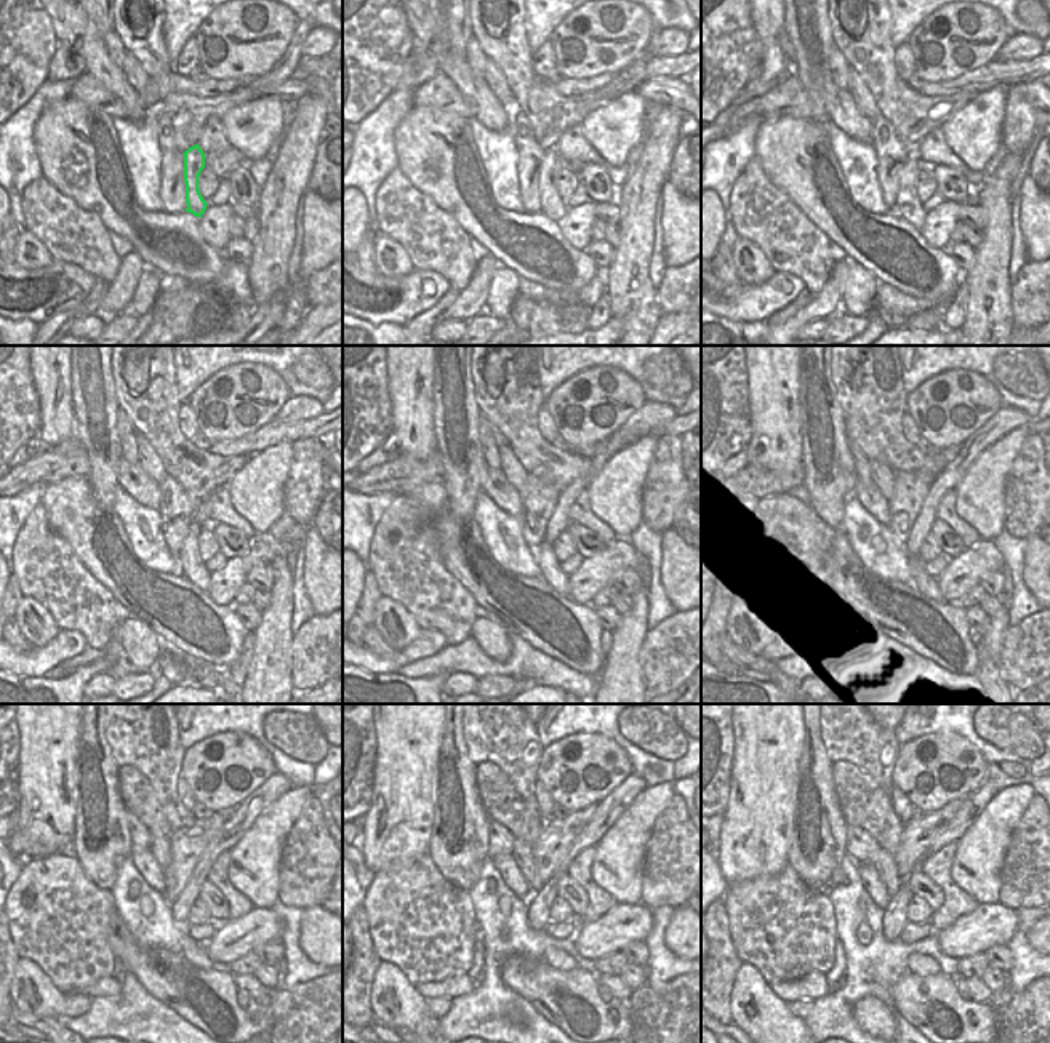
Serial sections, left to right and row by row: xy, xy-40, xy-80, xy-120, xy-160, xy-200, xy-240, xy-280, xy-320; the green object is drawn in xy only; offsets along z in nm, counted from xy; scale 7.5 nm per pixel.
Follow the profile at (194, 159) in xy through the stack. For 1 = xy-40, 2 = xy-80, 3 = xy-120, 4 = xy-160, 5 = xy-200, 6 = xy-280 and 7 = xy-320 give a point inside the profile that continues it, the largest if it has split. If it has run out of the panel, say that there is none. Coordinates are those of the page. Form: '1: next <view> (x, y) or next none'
1: next xy-40 (551, 203)
2: next xy-80 (908, 203)
3: next xy-120 (191, 565)
4: next xy-160 (551, 568)
5: next xy-200 (924, 586)
6: next xy-280 (557, 959)
7: next xy-320 (921, 965)

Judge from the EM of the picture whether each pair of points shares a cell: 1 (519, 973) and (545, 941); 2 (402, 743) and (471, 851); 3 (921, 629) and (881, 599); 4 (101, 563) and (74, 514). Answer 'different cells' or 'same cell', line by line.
1: different cells
2: different cells
3: same cell
4: same cell

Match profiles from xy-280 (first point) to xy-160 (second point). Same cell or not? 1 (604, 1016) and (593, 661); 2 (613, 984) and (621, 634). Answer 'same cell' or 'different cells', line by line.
1: same cell
2: different cells

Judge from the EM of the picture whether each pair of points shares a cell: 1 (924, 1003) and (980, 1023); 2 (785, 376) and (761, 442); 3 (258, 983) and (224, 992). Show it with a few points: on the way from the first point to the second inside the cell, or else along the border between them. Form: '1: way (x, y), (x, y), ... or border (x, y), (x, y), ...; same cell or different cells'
1: way (938, 1000), (949, 1005), (965, 1019); same cell
2: way (772, 392), (772, 426); same cell
3: border (236, 973), (239, 989); different cells

